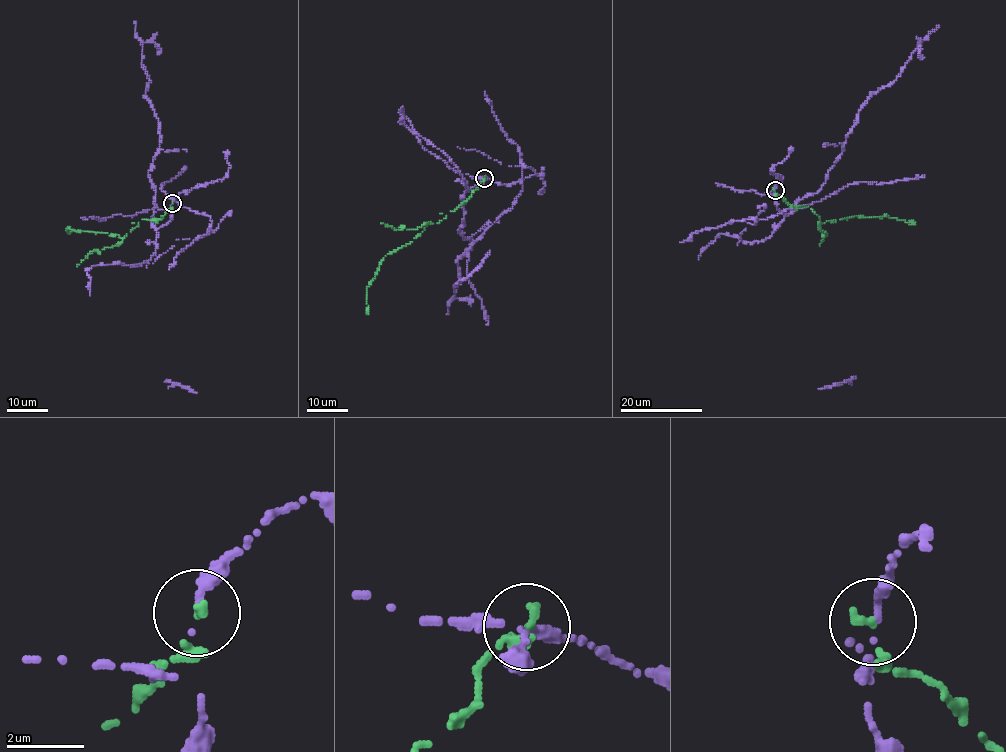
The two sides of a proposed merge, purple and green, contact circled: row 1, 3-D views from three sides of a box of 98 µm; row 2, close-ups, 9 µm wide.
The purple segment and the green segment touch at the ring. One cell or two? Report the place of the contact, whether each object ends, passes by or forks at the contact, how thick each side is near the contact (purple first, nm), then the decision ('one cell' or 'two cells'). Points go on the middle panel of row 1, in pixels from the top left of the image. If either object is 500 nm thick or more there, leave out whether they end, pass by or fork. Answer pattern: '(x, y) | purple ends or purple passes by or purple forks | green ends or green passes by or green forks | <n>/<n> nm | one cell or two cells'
(484, 178) | purple ends | green ends | 240/240 nm | two cells

